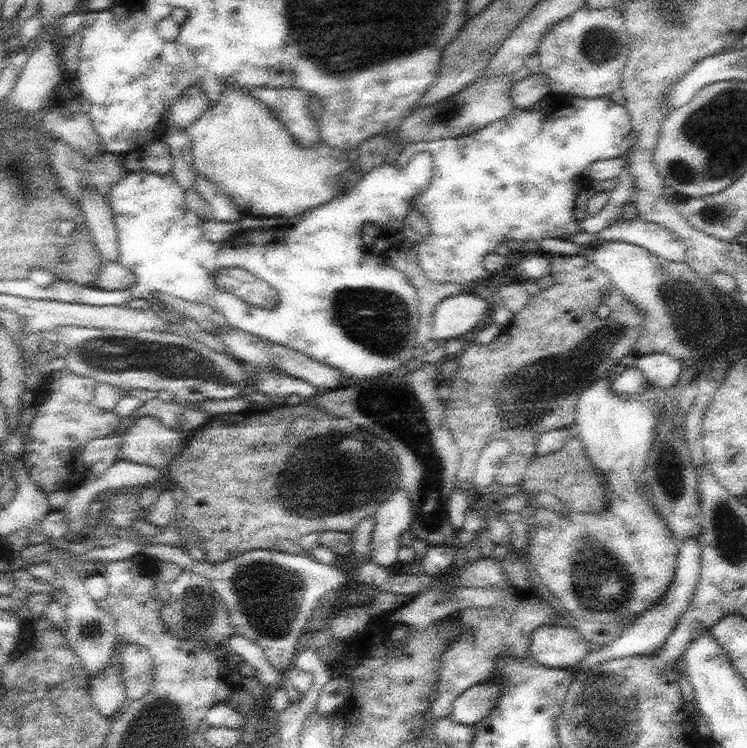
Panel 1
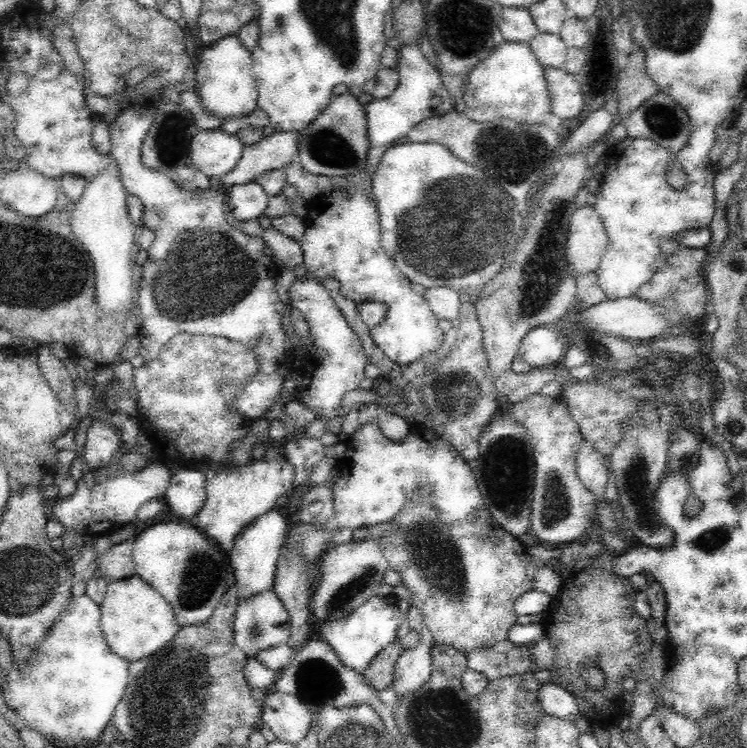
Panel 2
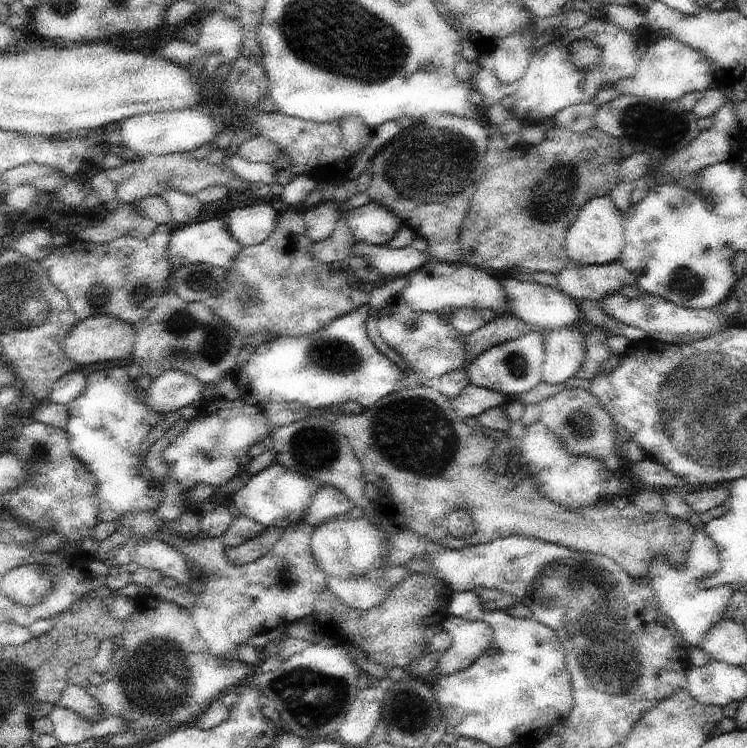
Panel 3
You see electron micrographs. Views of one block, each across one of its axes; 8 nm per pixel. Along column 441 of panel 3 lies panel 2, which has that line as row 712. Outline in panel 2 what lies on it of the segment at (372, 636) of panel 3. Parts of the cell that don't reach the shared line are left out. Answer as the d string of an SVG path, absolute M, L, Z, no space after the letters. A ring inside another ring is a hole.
M590 564L562 579L558 594L552 597L540 620L554 651L554 662L549 668L551 681L574 696L578 712L595 729L607 730L613 724L619 725L624 712L622 682L624 678L639 676L650 648L657 644L648 633L647 619L635 611L633 602L637 593L629 577ZM588 666L604 672L607 677L605 688L591 690L586 685L580 670Z

